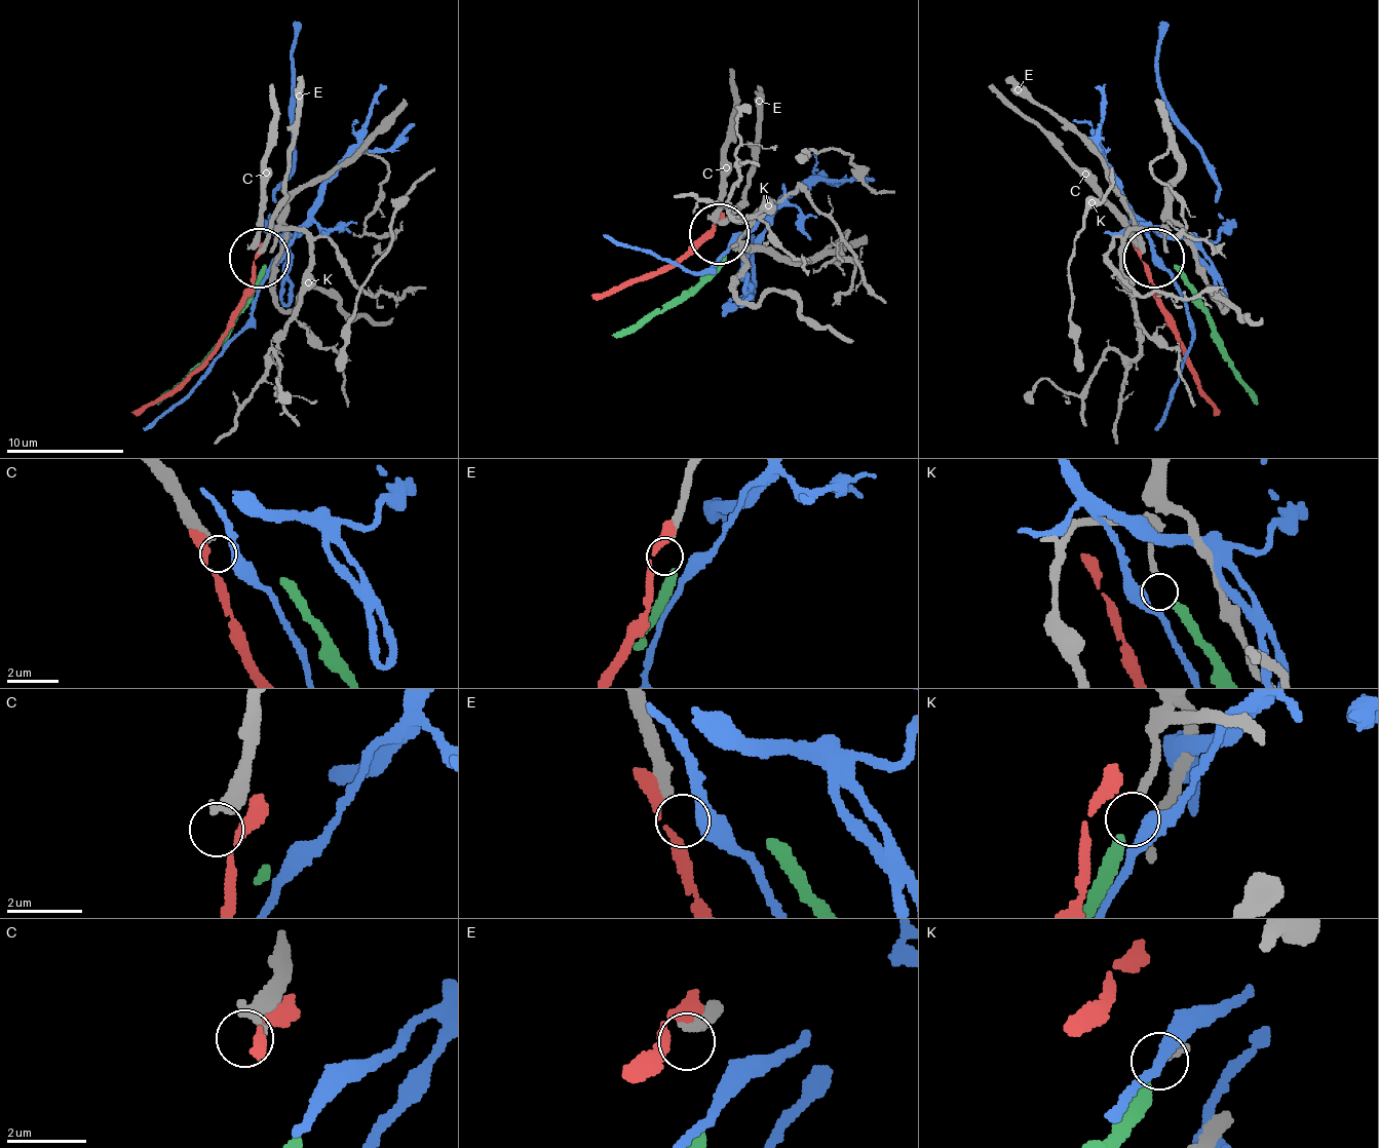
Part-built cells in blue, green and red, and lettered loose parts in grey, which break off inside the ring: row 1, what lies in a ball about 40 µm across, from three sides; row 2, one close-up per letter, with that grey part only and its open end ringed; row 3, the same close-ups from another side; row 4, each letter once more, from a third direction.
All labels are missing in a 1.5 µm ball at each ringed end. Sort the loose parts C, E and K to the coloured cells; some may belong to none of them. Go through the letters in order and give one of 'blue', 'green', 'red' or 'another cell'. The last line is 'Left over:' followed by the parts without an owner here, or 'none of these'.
C: another cell
E: another cell
K: another cell
Left over: C, E, K

